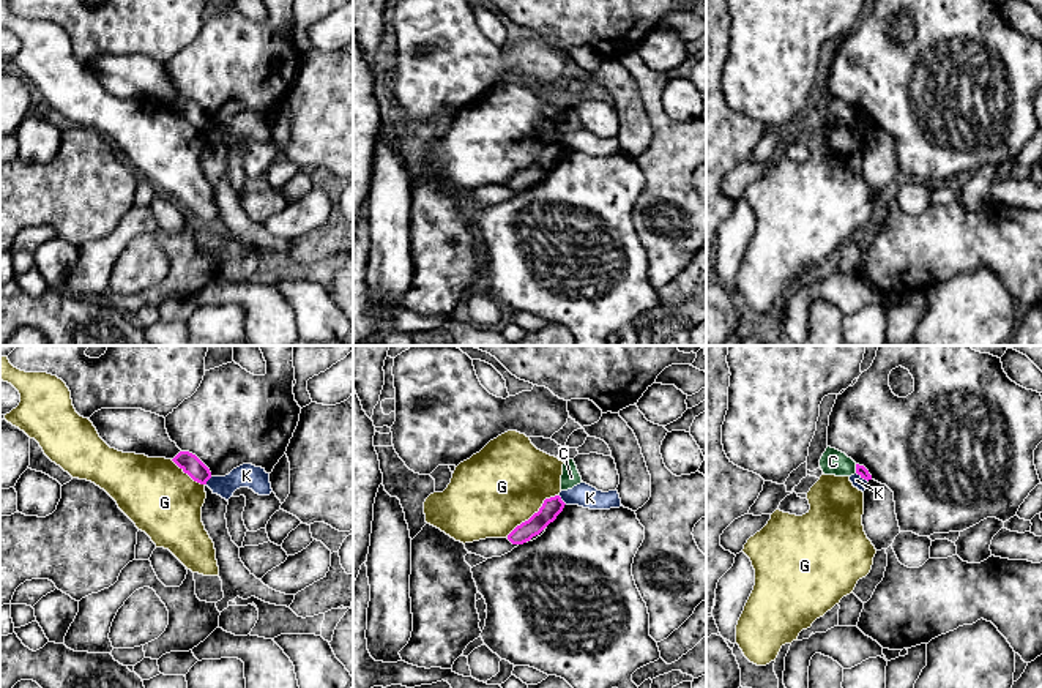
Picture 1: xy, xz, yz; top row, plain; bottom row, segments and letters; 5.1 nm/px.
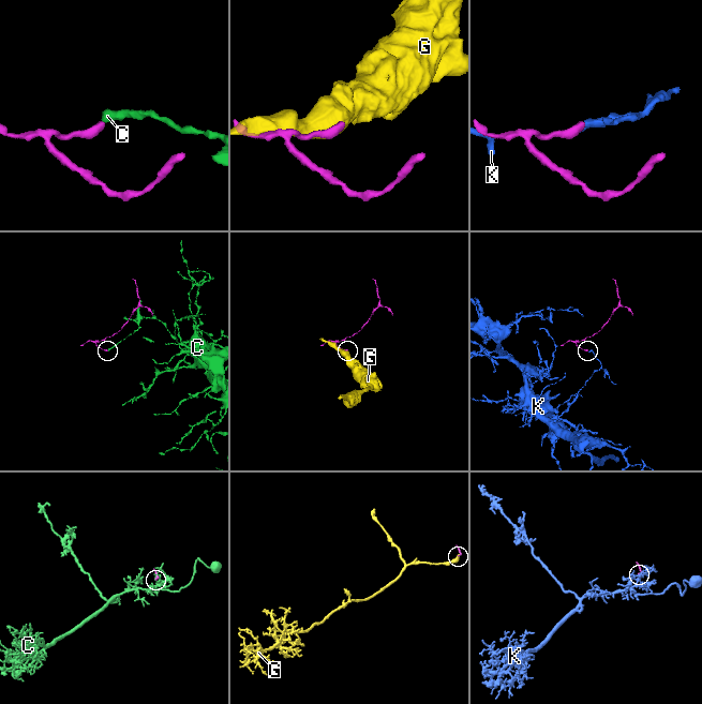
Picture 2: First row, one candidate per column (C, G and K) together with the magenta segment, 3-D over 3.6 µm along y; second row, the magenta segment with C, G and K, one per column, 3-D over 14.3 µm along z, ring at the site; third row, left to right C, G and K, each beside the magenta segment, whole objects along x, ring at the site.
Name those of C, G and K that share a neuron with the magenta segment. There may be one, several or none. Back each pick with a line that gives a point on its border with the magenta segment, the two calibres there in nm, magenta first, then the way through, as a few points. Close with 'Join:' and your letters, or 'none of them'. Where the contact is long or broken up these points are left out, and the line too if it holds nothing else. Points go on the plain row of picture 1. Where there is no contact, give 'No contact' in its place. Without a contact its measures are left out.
Join: none of them

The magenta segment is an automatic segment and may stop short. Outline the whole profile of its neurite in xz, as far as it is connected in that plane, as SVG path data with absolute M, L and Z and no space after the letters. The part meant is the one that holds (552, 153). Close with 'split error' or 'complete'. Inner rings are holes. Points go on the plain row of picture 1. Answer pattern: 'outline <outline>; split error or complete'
outline M560 142L545 145L538 159L534 159L528 167L517 172L509 181L508 186L512 191L523 191L533 183L539 181L556 163L563 158L564 148Z; complete

